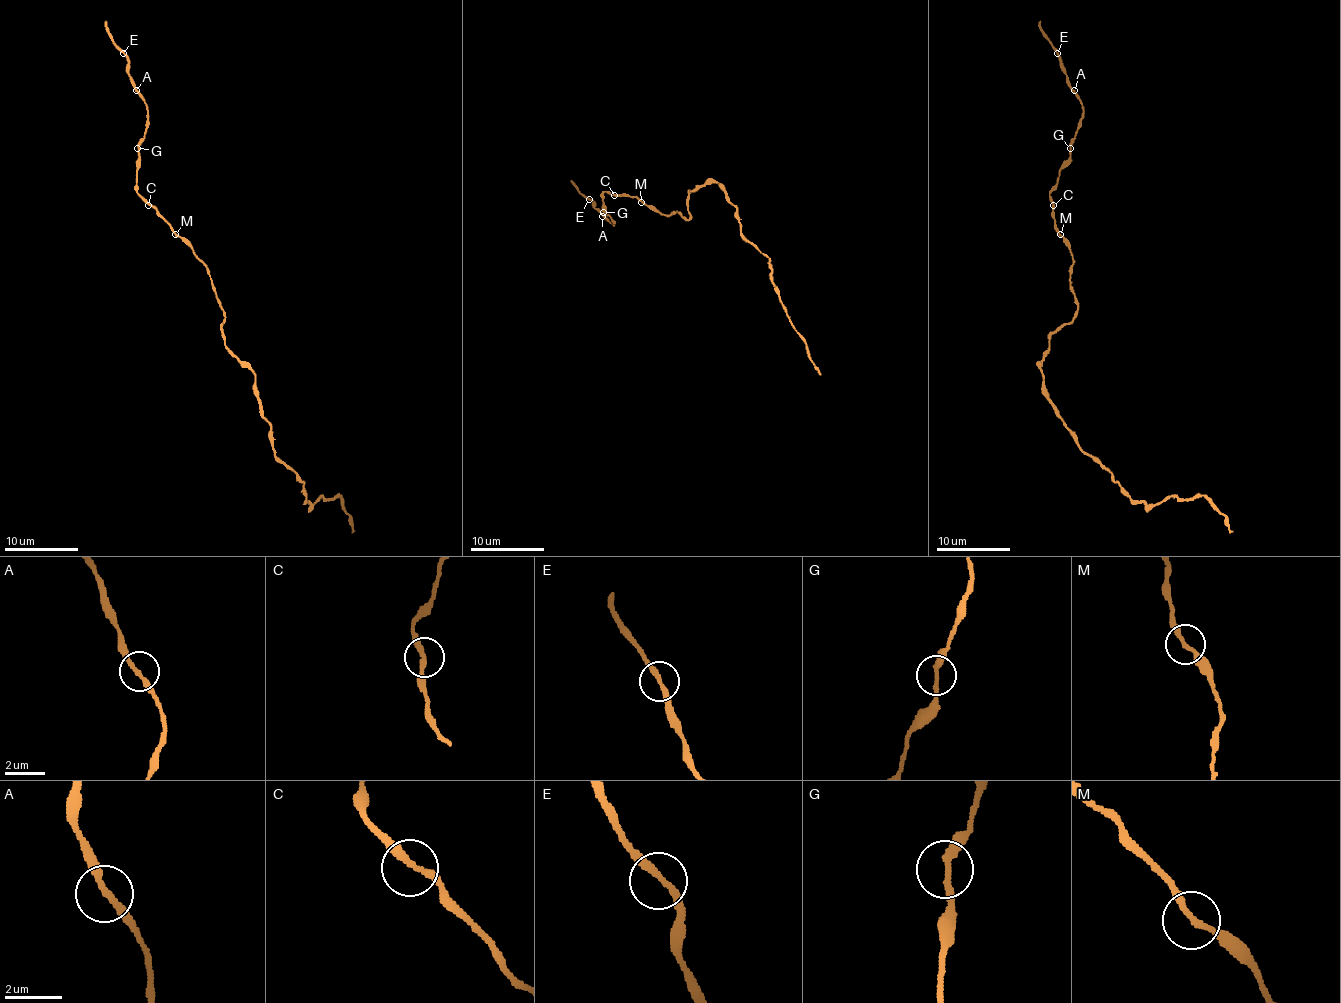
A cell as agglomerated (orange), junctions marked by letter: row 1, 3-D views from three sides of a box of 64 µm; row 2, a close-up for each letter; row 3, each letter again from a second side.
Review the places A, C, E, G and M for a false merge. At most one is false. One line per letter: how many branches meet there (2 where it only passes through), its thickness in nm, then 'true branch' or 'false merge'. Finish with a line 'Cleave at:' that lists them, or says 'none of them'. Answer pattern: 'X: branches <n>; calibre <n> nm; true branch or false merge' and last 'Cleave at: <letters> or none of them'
A: branches 2; calibre 220 nm; true branch
C: branches 2; calibre 240 nm; true branch
E: branches 2; calibre 240 nm; true branch
G: branches 2; calibre 240 nm; true branch
M: branches 2; calibre 200 nm; true branch
Cleave at: none of them

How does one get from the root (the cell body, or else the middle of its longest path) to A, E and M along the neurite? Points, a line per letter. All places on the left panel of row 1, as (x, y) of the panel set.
A: (223, 324), (224, 313), (210, 270), (137, 192), (137, 157), (139, 140), (147, 127), (147, 105), (136, 90)
E: (223, 324), (224, 313), (210, 270), (137, 192), (147, 105), (123, 53)
M: (223, 324), (224, 313), (210, 270), (195, 252), (174, 235)

